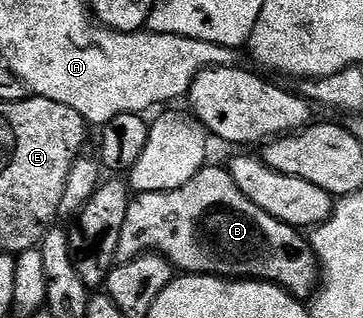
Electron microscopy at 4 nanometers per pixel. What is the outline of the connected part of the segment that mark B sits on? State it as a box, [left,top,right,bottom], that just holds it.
[115,163,321,299]

